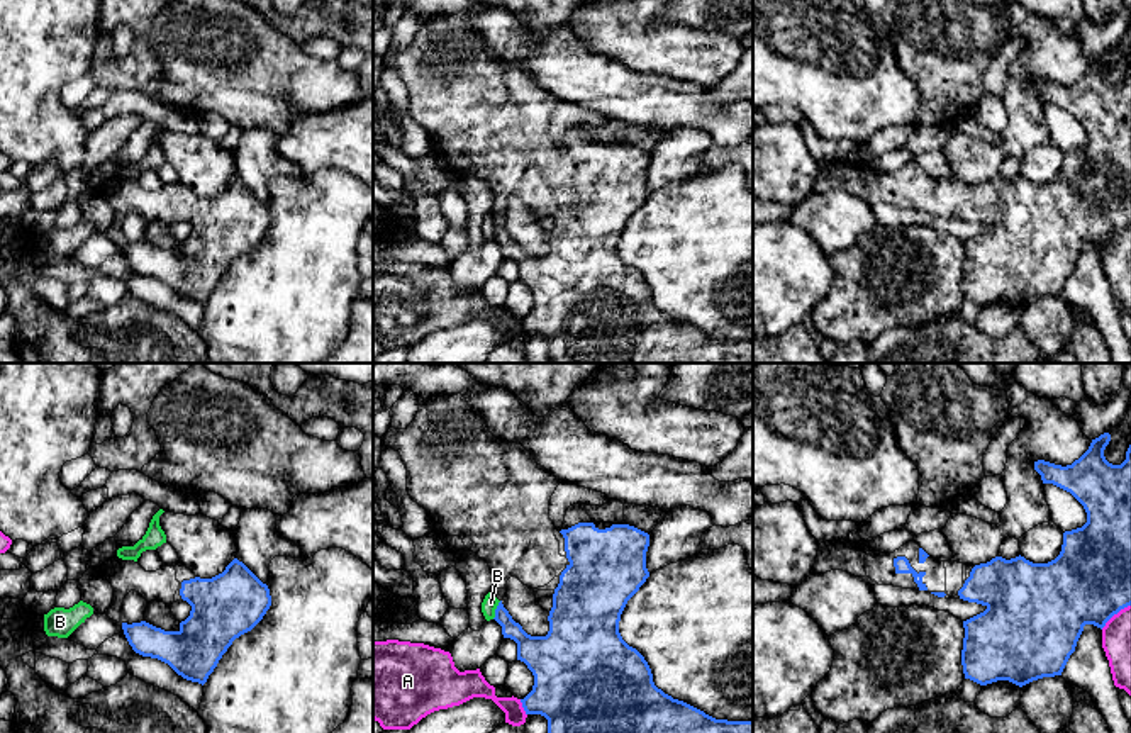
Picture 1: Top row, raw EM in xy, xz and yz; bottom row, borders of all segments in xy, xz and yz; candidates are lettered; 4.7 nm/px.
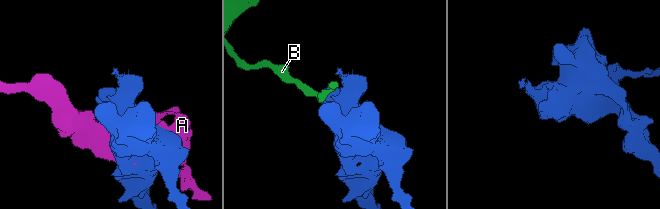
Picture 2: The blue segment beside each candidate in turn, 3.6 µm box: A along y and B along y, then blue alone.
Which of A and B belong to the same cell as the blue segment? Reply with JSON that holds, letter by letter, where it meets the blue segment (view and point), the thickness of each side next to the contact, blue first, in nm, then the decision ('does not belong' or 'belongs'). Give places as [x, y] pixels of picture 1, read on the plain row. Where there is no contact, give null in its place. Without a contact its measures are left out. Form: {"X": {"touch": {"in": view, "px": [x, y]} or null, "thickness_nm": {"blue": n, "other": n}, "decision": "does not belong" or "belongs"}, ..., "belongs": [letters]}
{"A": {"touch": {"in": "xz", "px": [523, 326]}, "thickness_nm": {"blue": 380, "other": 110}, "decision": "does not belong"}, "B": {"touch": {"in": "xz", "px": [495, 229]}, "thickness_nm": {"blue": 130, "other": 70}, "decision": "does not belong"}, "belongs": []}

